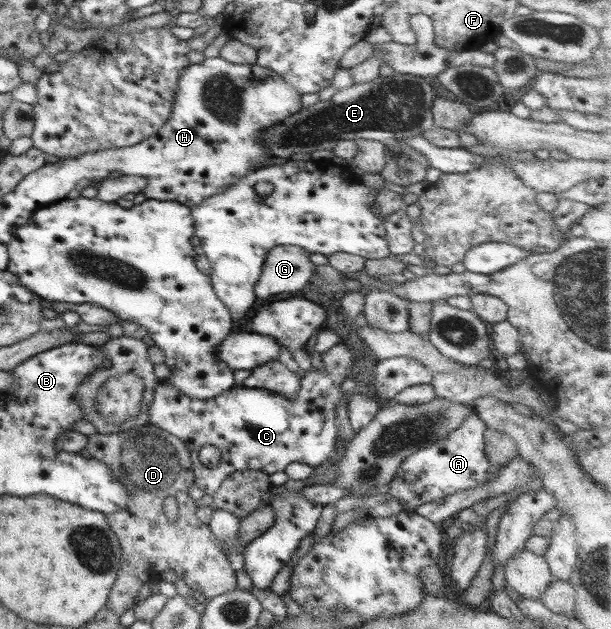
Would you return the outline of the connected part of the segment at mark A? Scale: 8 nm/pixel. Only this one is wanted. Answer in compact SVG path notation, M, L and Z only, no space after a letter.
M475 412L469 413L461 422L461 426L451 431L444 439L405 457L397 467L391 482L387 484L387 494L403 503L407 507L406 511L411 512L421 503L441 500L441 497L447 497L452 493L479 488L494 479L498 469L492 467L484 453L485 429L478 415Z

